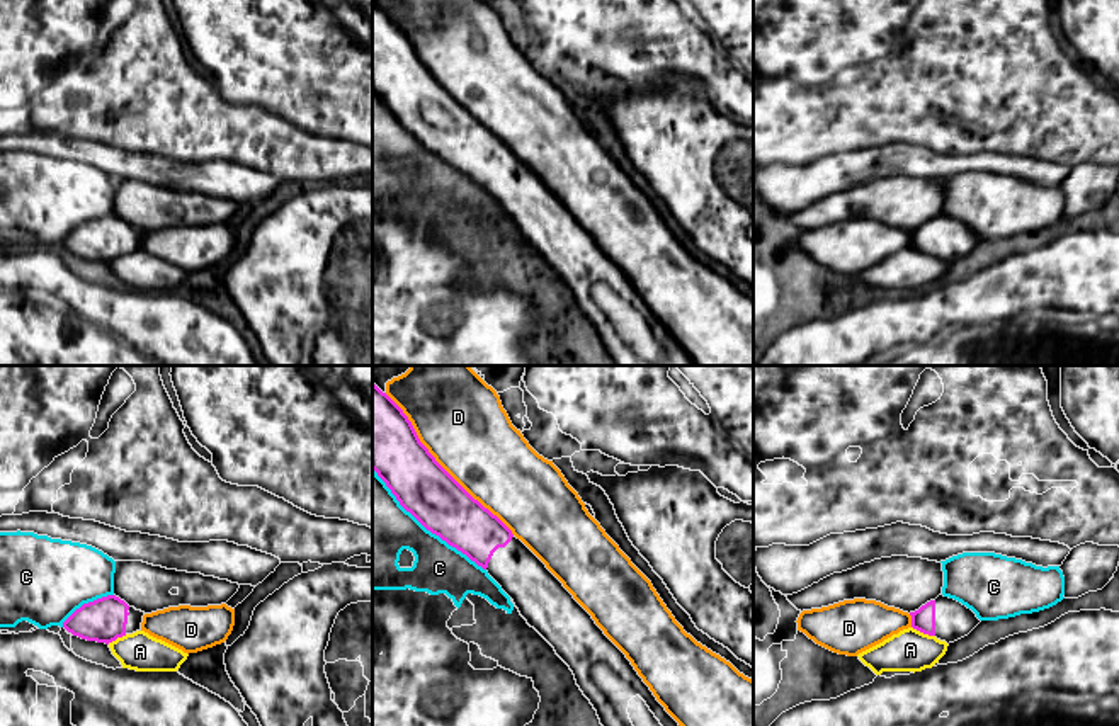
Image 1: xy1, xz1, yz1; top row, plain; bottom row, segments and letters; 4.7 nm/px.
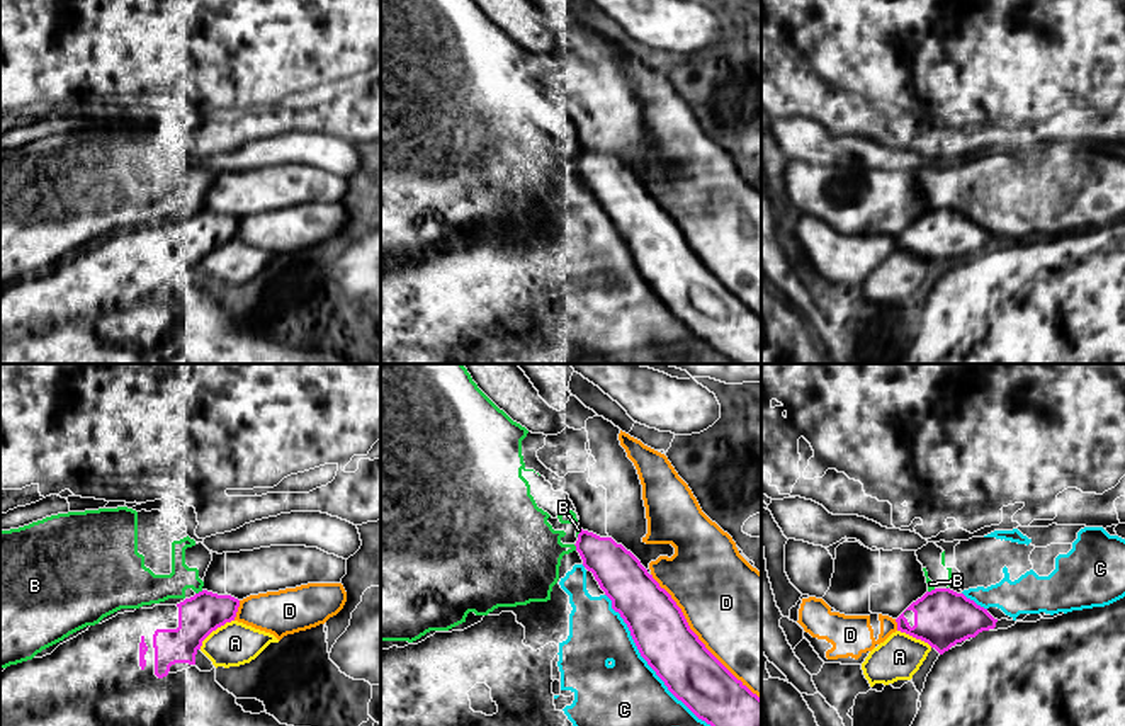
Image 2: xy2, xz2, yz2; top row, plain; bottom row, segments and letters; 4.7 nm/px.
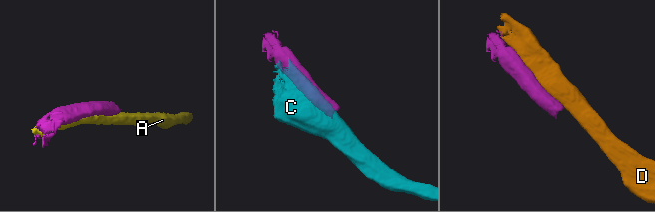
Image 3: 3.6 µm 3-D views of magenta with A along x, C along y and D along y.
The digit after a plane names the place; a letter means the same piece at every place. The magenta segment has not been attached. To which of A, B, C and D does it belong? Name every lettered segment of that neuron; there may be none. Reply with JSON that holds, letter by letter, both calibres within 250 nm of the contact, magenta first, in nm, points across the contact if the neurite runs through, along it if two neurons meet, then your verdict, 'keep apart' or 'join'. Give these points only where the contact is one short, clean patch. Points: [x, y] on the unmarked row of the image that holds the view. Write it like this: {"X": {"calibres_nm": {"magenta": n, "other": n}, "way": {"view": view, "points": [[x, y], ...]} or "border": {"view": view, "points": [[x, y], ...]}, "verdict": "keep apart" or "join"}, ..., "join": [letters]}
{"A": {"calibres_nm": {"magenta": 190, "other": 200}, "verdict": "keep apart"}, "B": {"calibres_nm": {"magenta": 190, "other": 150}, "verdict": "keep apart"}, "C": {"calibres_nm": {"magenta": 280, "other": 460}, "verdict": "keep apart"}, "D": {"calibres_nm": {"magenta": 280, "other": 400}, "verdict": "keep apart"}, "join": []}

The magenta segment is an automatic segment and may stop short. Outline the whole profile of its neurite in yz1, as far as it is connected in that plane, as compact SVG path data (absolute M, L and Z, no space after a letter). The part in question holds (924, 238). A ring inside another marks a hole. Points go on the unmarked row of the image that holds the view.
M944 214L927 221L910 235L913 248L947 264L968 255L981 241L971 228Z

